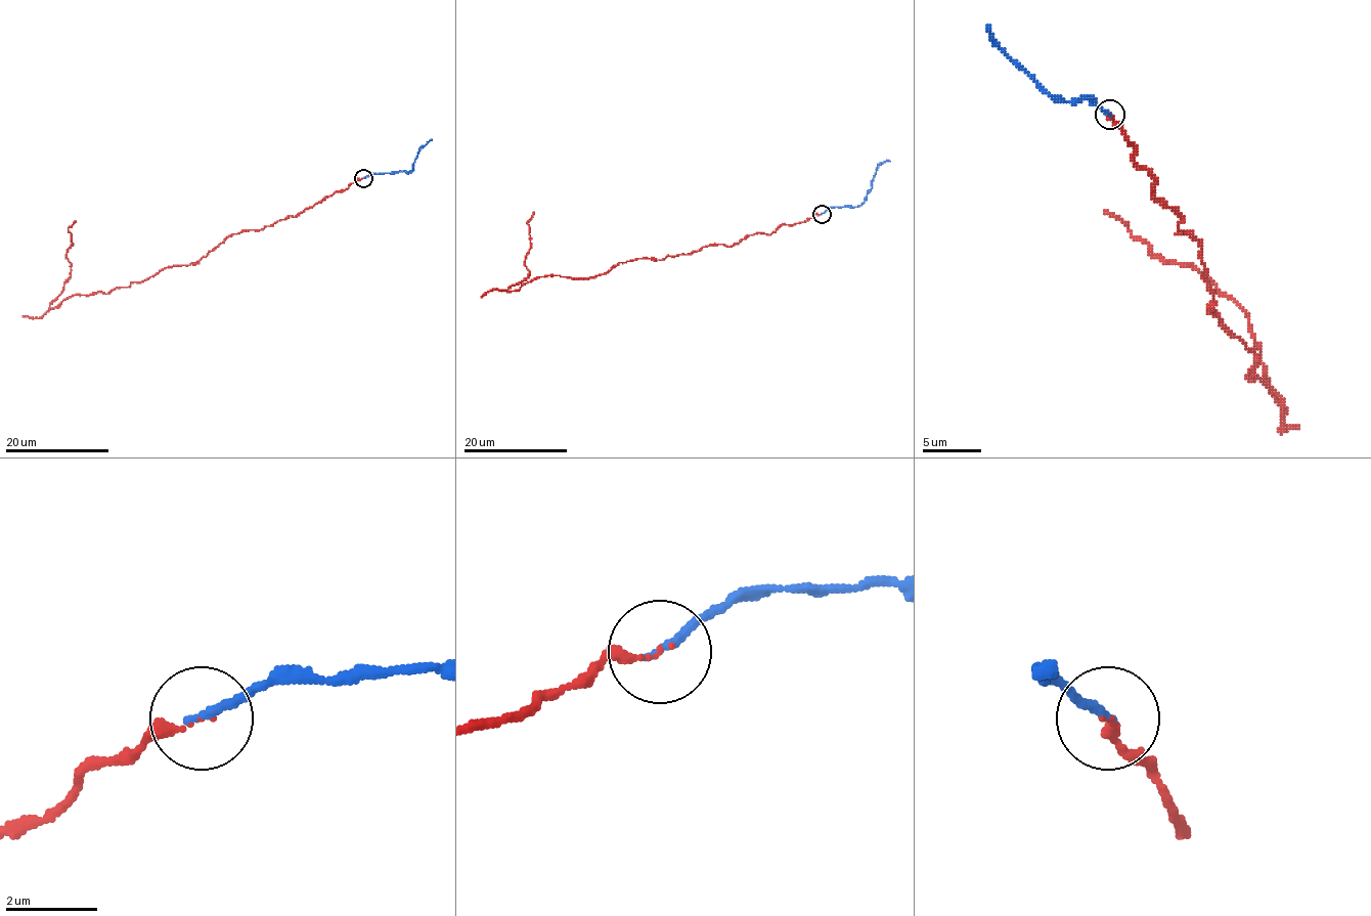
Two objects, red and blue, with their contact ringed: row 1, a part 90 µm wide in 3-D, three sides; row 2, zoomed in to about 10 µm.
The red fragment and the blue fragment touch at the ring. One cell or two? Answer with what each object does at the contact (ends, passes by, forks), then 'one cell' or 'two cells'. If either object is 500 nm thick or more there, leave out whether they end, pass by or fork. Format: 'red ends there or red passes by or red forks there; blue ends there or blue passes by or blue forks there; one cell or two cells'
red ends there; blue ends there; one cell

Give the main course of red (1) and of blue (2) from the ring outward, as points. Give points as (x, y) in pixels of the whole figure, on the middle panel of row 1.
1: (822, 214), (731, 247), (635, 258), (586, 277), (536, 276), (510, 291), (529, 276), (526, 222), (534, 212)
2: (822, 214), (830, 208), (856, 207), (864, 202), (876, 169), (890, 161)

